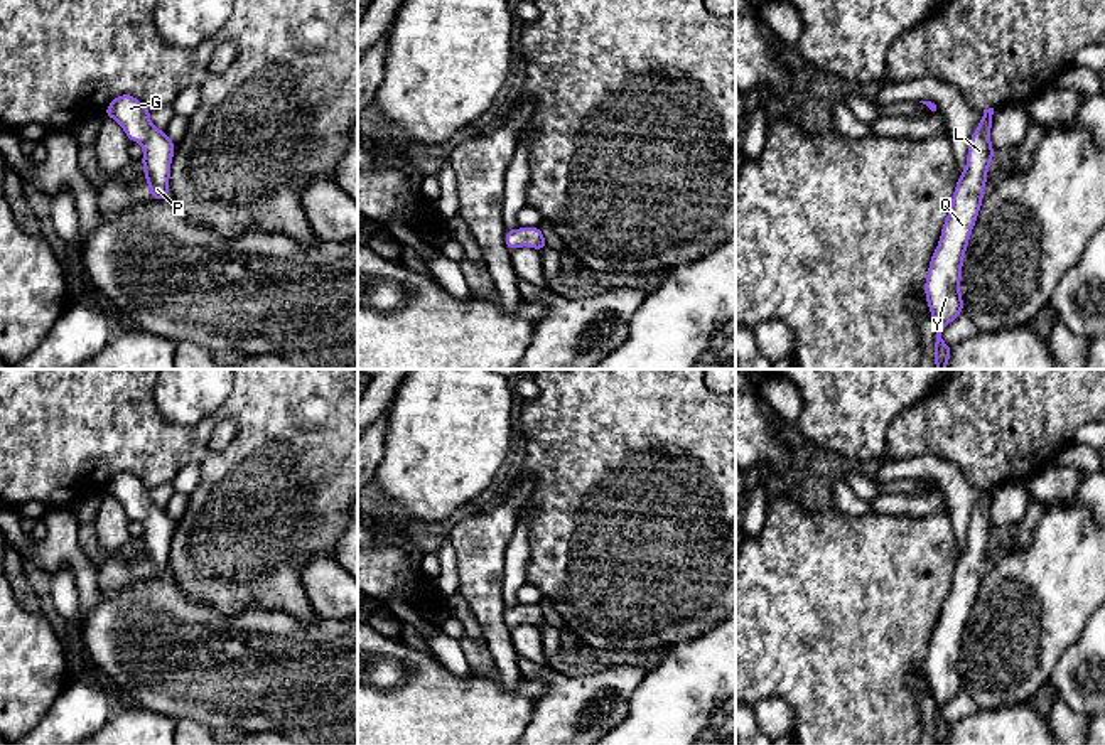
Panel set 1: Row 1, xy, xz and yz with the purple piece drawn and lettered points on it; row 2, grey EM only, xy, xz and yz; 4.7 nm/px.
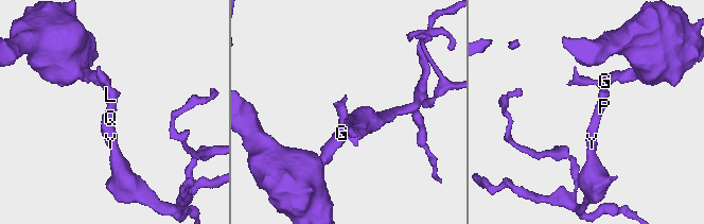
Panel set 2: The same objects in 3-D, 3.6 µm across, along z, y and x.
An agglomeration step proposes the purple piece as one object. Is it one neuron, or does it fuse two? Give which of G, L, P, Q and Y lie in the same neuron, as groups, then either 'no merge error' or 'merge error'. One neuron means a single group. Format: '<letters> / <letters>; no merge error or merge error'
G L P Q Y; no merge error

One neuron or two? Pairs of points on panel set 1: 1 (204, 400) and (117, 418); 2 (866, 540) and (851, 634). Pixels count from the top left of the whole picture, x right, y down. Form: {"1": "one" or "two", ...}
{"1": "two", "2": "one"}

